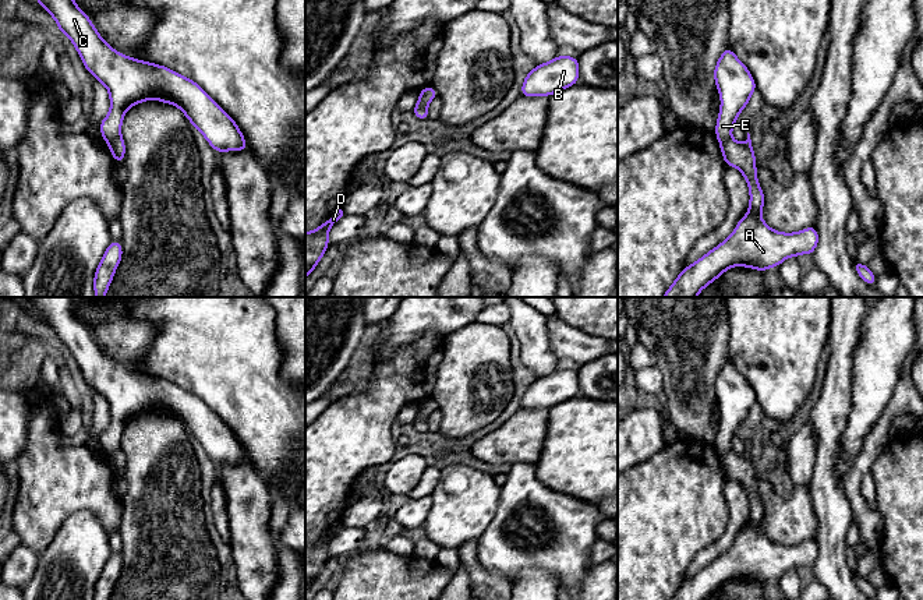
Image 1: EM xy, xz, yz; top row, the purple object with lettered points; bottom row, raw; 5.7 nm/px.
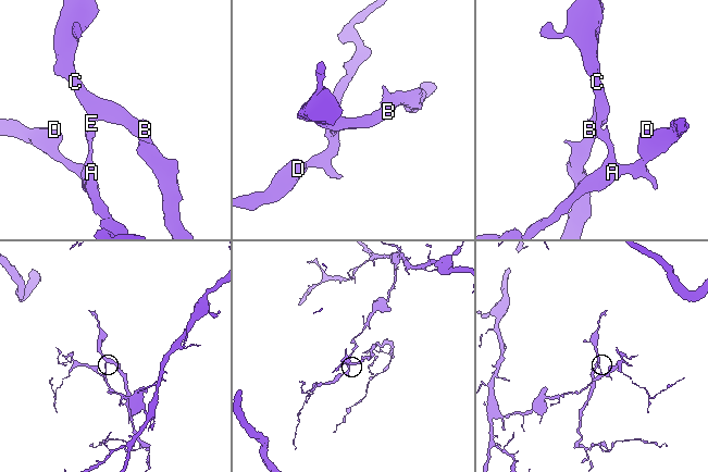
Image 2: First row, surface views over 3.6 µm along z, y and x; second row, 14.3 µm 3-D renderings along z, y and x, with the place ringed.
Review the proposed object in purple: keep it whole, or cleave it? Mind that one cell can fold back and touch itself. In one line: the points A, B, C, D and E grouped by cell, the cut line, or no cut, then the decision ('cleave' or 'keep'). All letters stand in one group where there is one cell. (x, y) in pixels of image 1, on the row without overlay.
groups A D / B C E; cut xy (120, 448), (109, 456); cleave

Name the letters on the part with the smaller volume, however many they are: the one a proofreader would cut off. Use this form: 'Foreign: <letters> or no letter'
Foreign: B, C, E

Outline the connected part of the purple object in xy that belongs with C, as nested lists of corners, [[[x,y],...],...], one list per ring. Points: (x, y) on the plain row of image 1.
[[[25,297],[38,315],[56,332],[59,343],[67,347],[82,371],[84,380],[100,393],[110,407],[110,424],[100,434],[99,442],[107,456],[121,449],[125,424],[137,416],[158,412],[176,417],[218,465],[250,463],[234,433],[194,393],[159,377],[137,373],[116,364],[98,346],[89,329],[73,313],[71,297]]]

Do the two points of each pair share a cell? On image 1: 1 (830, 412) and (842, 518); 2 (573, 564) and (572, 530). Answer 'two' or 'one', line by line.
1: one
2: one

